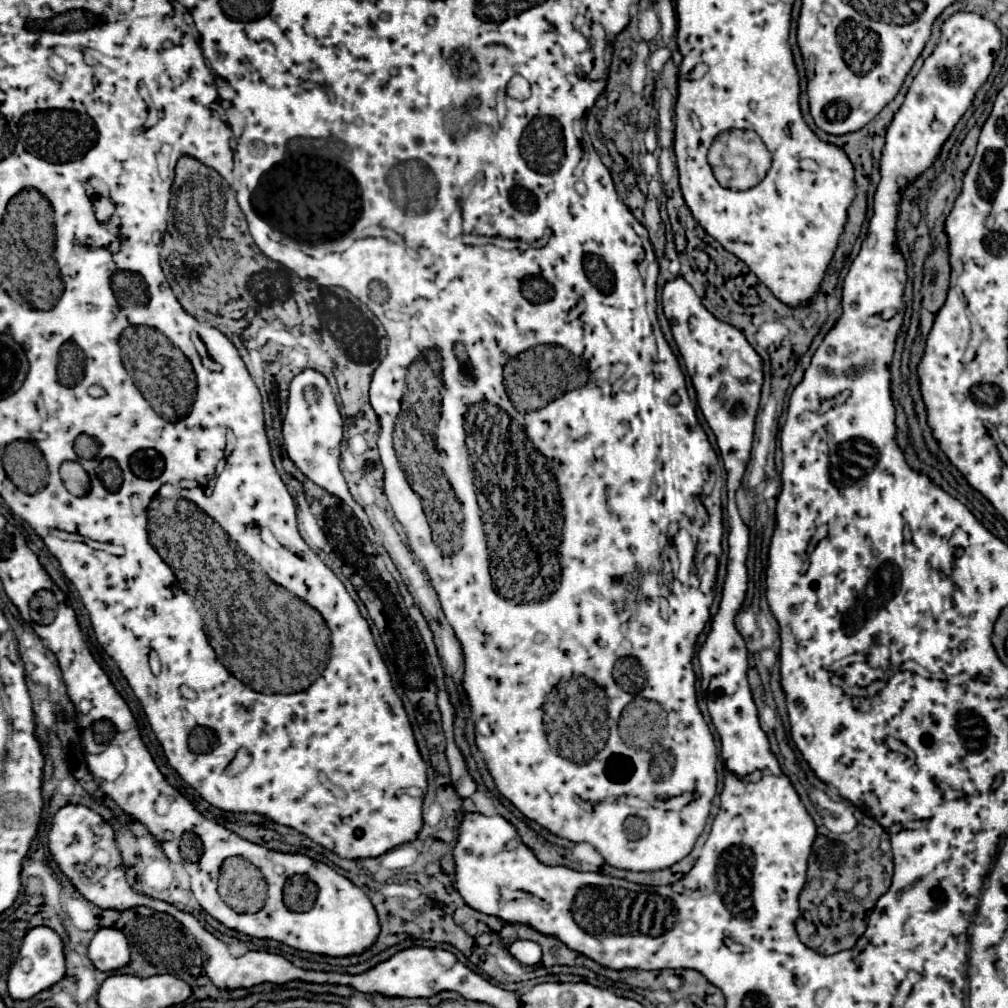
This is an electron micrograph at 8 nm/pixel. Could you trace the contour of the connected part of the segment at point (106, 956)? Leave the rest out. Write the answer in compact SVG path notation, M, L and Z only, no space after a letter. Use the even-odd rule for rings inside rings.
M114 928L98 930L88 946L88 958L102 972L124 968L130 962L130 950L128 950L126 936Z

